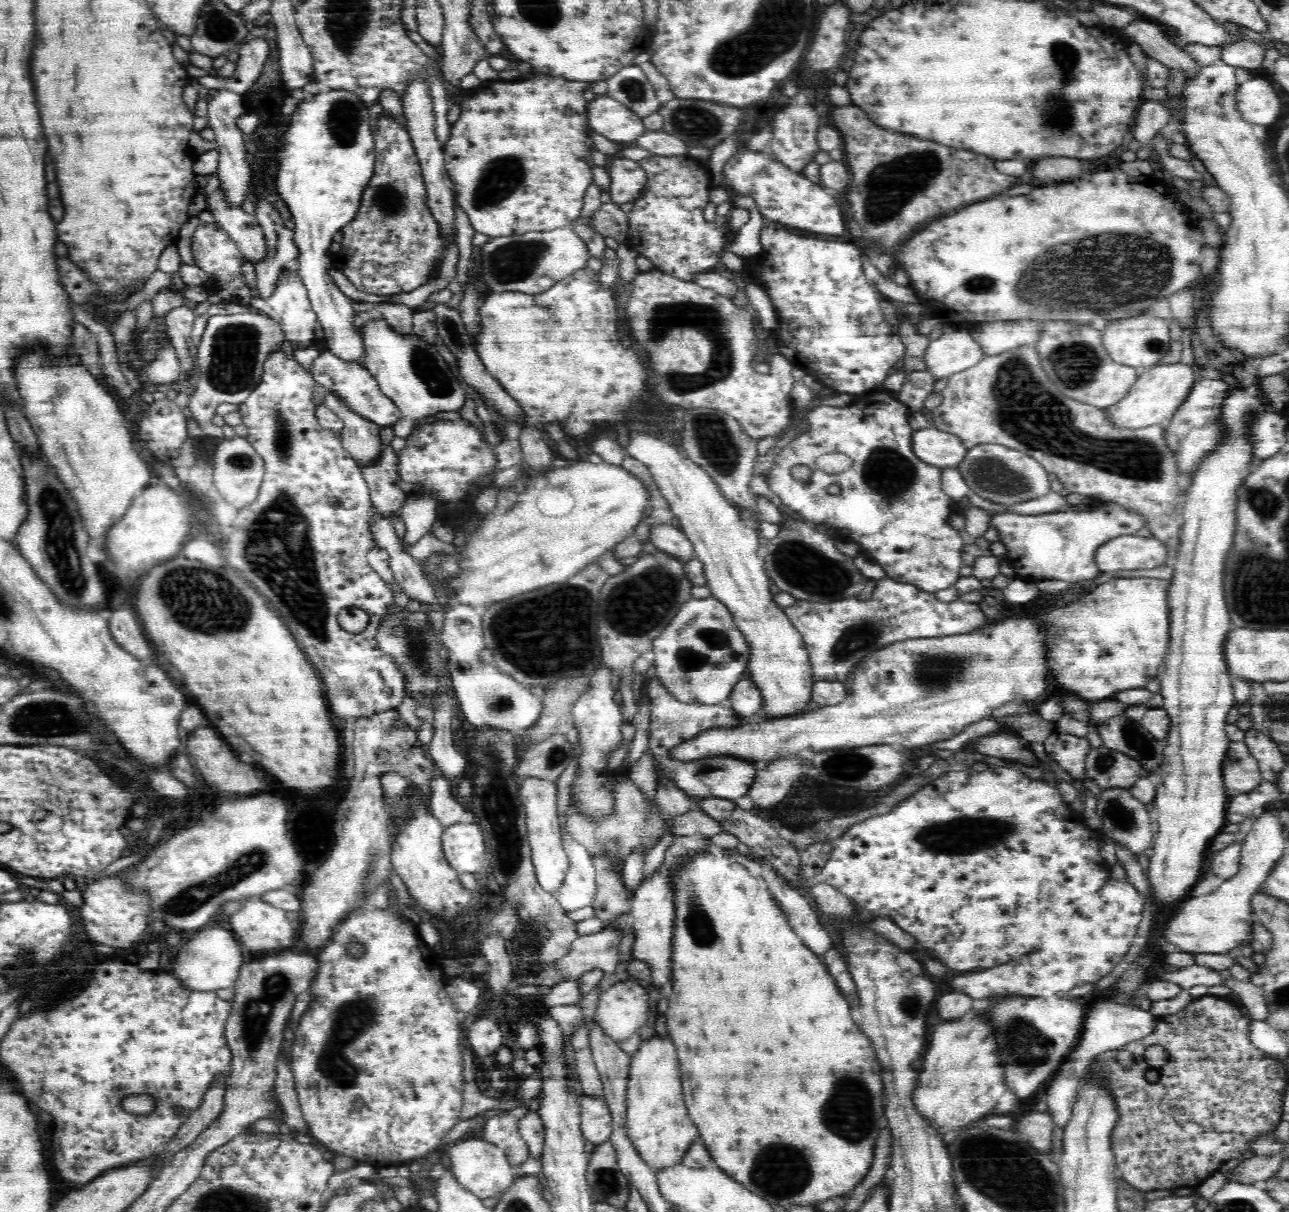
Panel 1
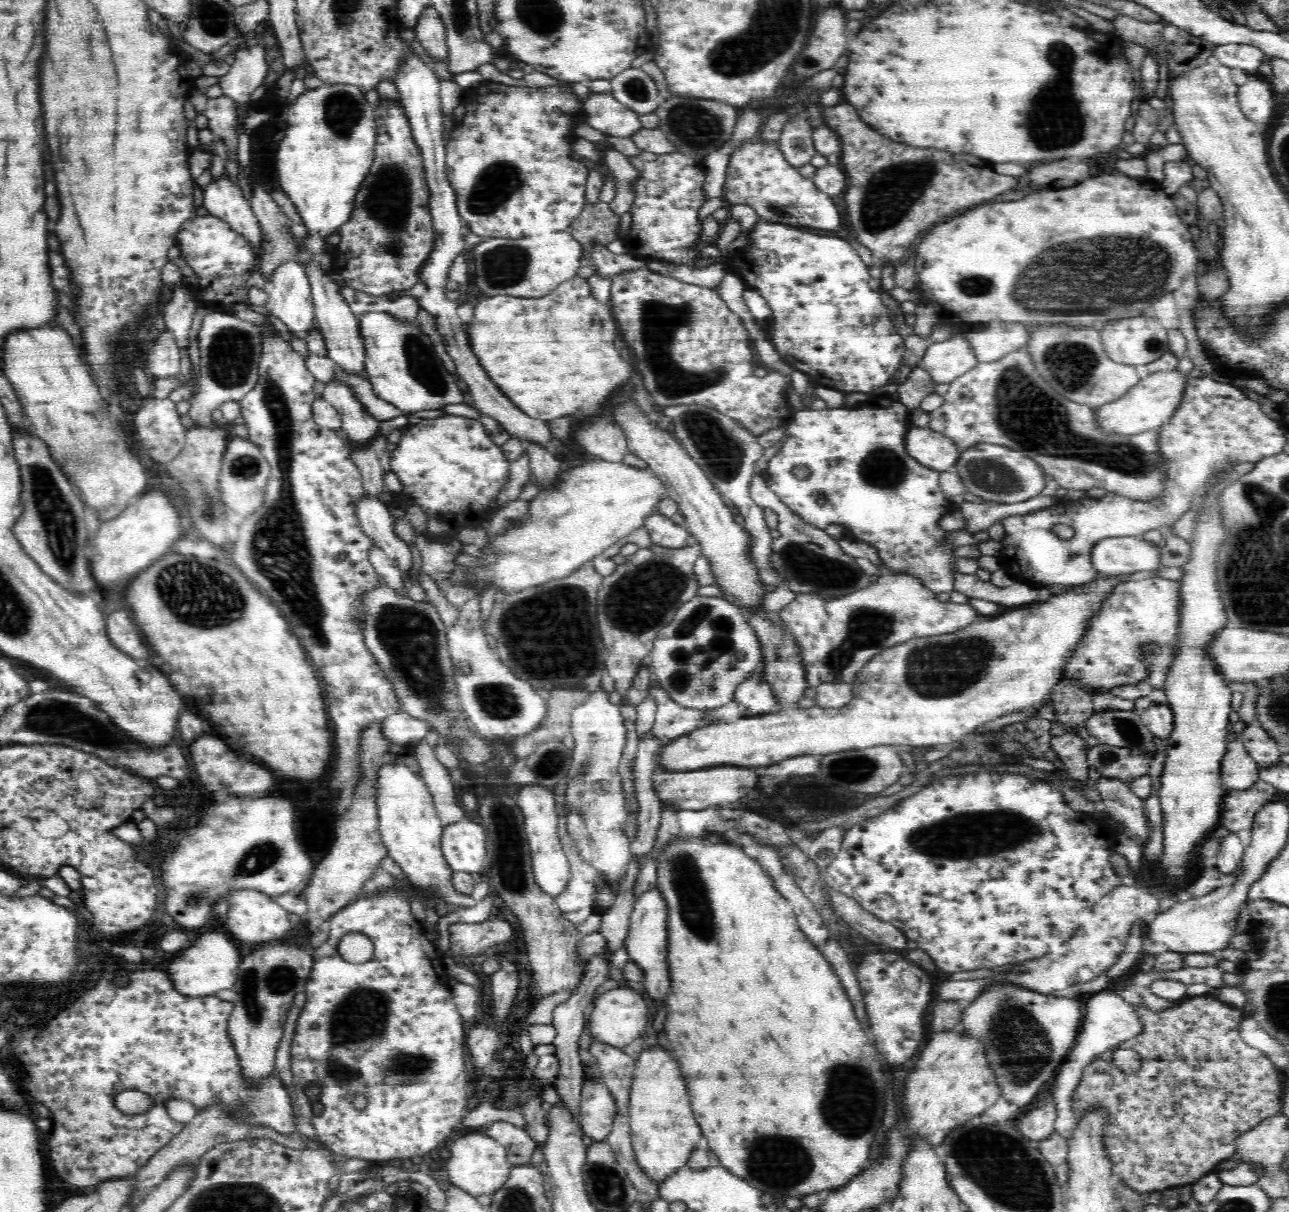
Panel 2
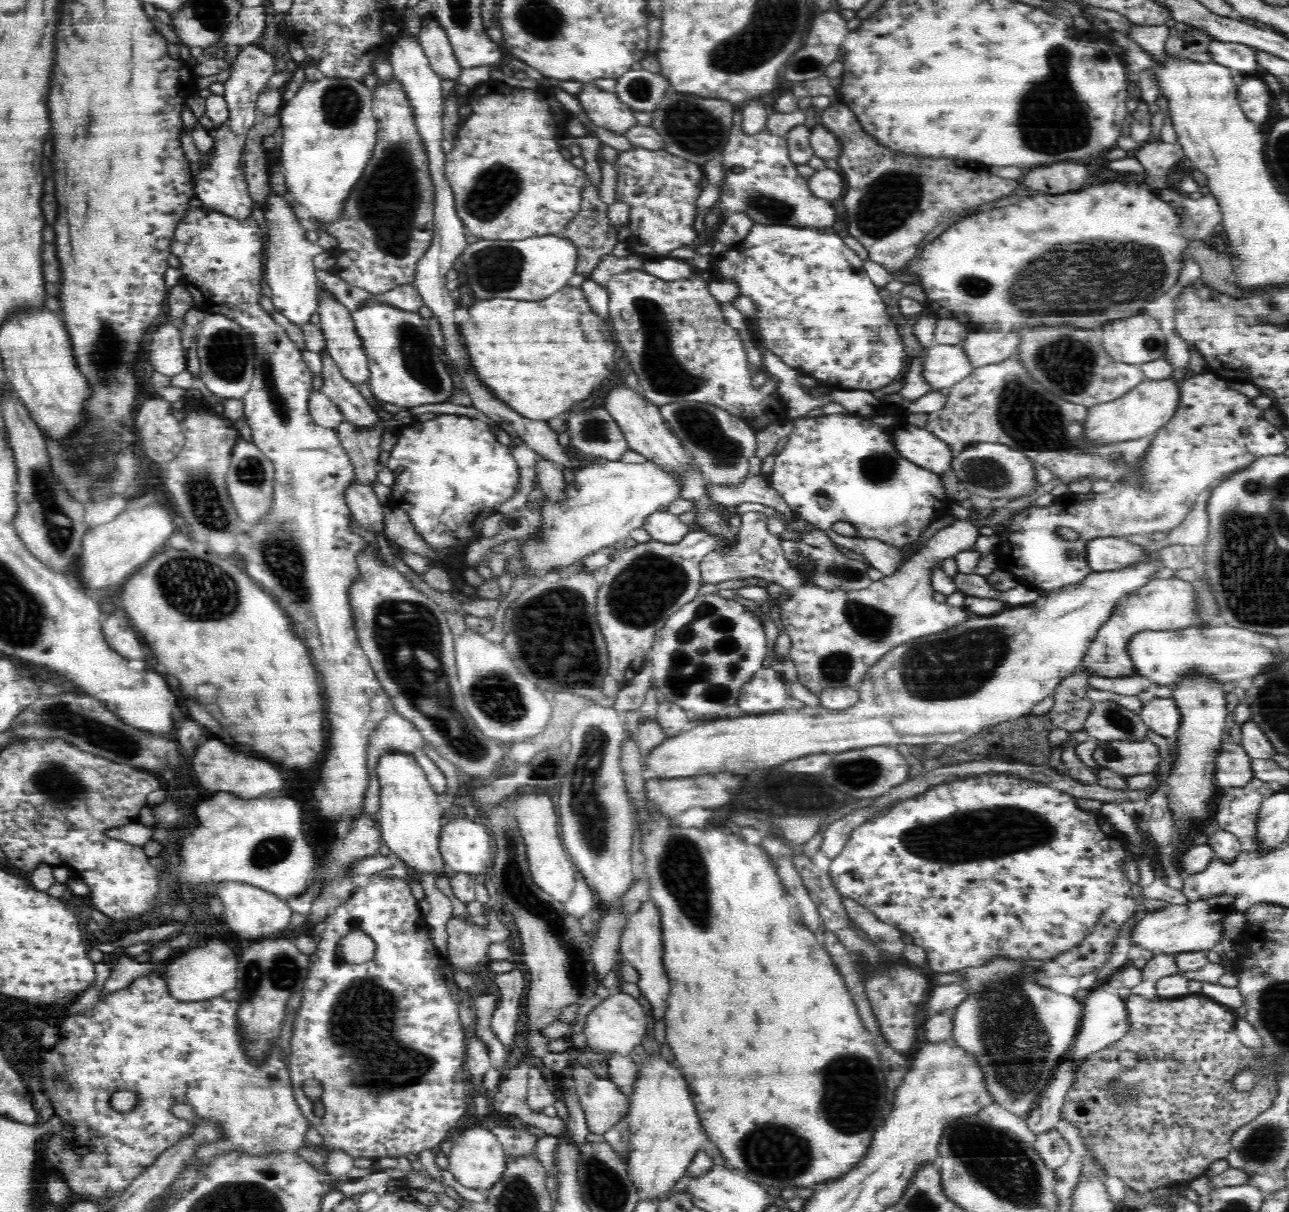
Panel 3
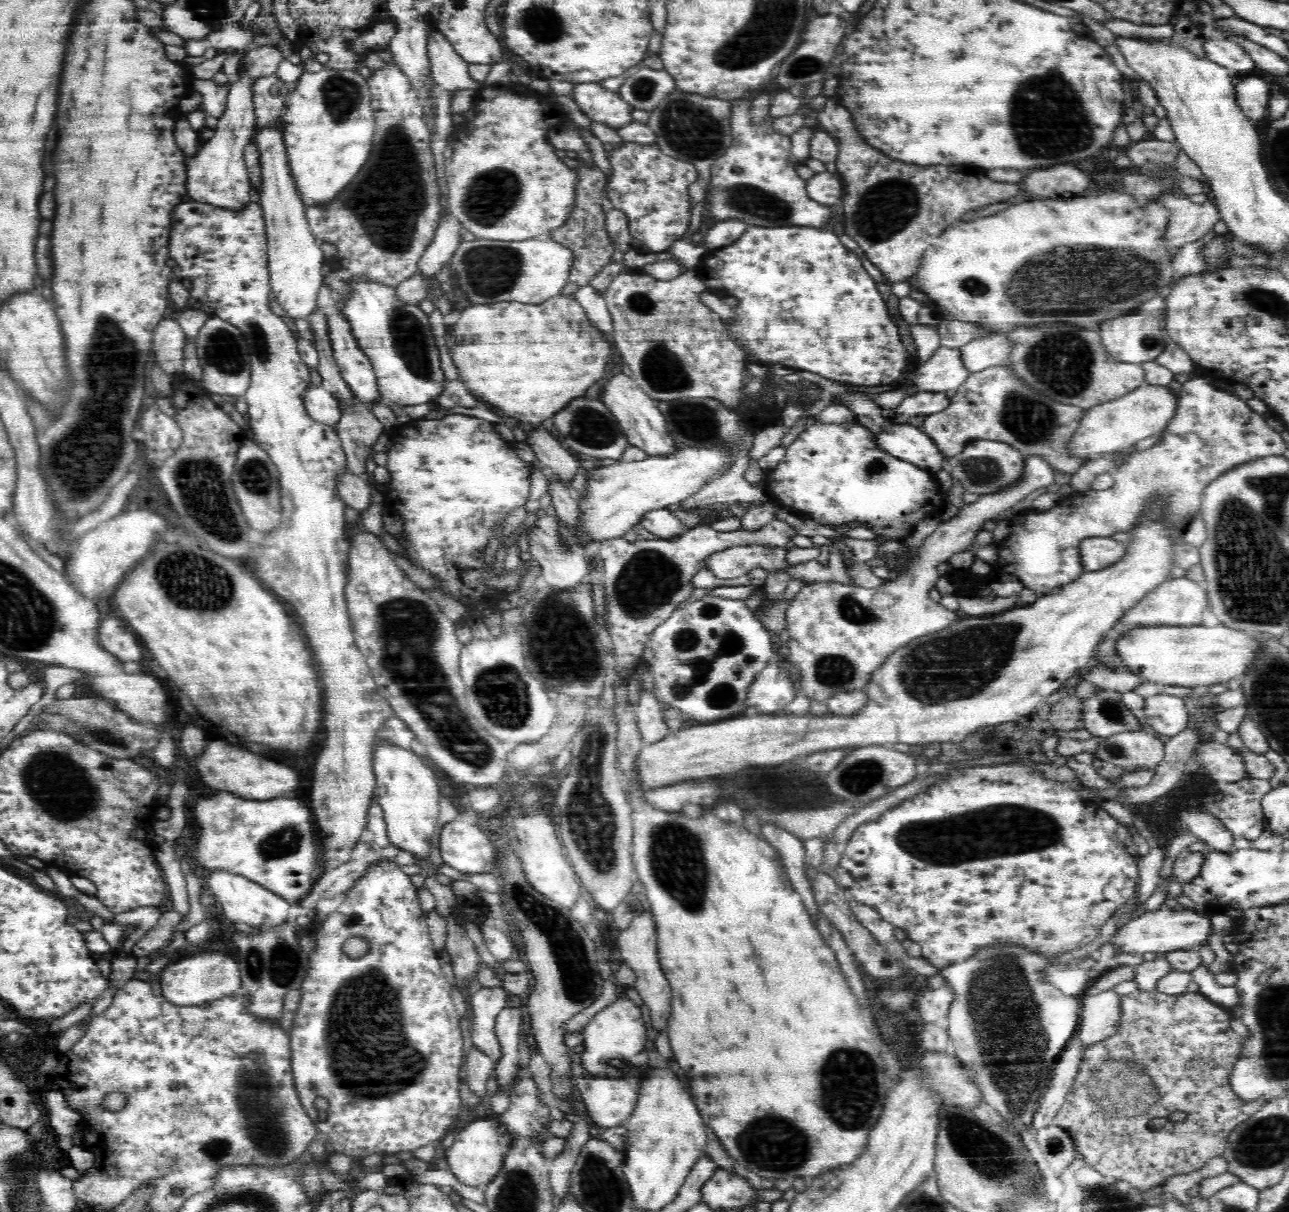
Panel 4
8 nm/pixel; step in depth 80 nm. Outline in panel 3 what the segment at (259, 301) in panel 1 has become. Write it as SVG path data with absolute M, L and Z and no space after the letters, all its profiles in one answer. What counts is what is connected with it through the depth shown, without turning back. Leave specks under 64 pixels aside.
M270 191L267 196L268 210L264 210L264 218L268 227L268 246L266 279L268 288L272 291L272 303L275 311L284 315L291 323L302 328L310 323L310 318L318 308L318 269L314 258L324 251L316 242L306 237L306 229L302 227L298 217L293 212L292 202L288 192L285 198Z

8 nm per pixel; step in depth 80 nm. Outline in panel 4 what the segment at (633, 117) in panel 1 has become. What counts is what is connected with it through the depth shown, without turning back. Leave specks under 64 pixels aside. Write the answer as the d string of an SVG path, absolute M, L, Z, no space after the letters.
M596 82L576 84L572 96L578 108L599 124L620 129L633 121L633 106L624 102L618 93L606 90Z

